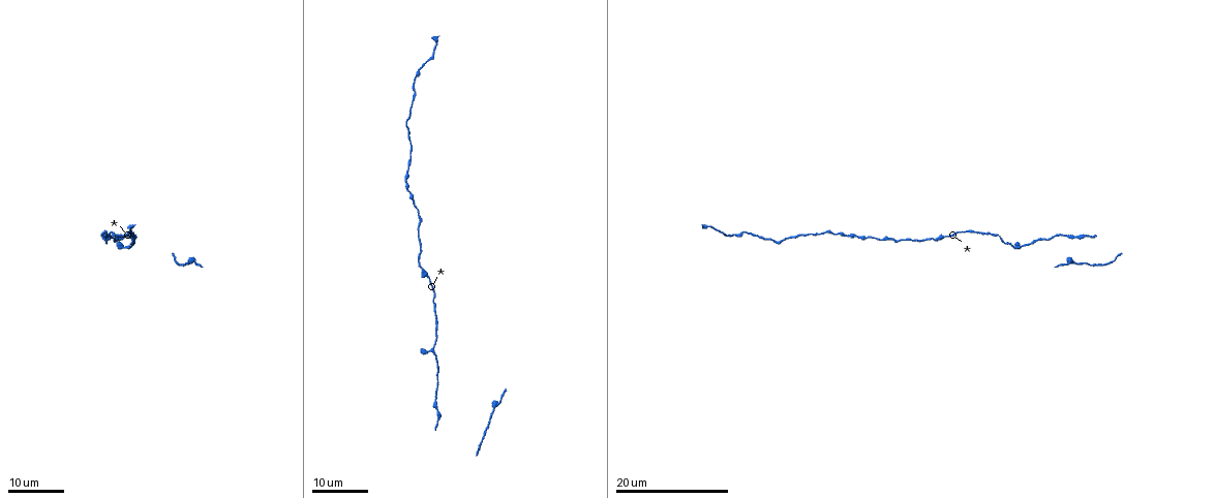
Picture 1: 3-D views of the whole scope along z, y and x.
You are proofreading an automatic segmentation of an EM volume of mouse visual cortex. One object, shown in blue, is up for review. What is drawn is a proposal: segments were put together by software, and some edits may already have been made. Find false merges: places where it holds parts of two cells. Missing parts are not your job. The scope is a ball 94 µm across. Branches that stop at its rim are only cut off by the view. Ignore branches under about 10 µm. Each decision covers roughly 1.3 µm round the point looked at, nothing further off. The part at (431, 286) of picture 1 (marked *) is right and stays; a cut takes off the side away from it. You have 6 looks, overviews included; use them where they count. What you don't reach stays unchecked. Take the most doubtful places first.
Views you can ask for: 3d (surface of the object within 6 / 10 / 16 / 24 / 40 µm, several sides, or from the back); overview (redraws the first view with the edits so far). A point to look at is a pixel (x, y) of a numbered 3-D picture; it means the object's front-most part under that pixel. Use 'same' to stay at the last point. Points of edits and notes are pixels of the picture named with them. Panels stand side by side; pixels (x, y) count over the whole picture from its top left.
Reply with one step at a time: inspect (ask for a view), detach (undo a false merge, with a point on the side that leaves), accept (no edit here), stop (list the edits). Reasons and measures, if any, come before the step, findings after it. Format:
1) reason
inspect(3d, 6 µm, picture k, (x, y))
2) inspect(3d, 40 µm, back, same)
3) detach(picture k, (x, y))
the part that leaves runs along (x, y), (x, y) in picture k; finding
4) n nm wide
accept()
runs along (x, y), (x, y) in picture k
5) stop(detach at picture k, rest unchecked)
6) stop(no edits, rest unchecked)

sudden change in width
inspect(3d, 24 µm, picture 1, (433, 354))

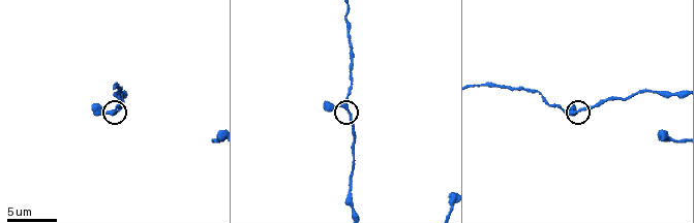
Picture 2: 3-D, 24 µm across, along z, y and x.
inspect(3d, 10 µm, picture 2, (349, 109))

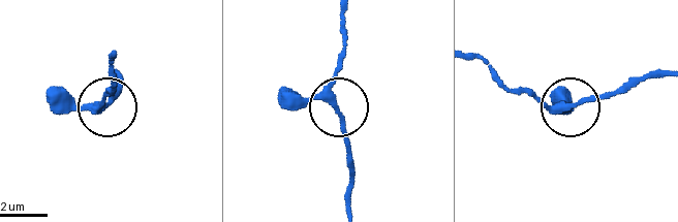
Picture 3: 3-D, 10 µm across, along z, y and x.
other side
inspect(3d, 10 µm, back, picture 3, (574, 103))

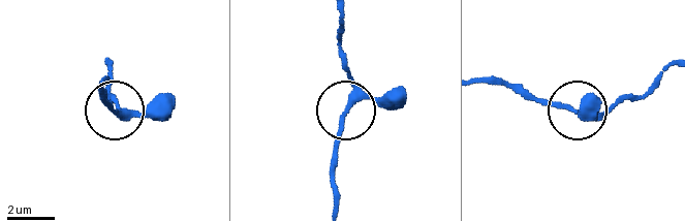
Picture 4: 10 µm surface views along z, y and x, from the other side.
accept()
runs along (110, 60), (110, 97), (122, 115), (103, 97) in picture 4; continuous, no second cell

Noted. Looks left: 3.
sudden change in width
inspect(3d, 24 µm, picture 1, (937, 239))

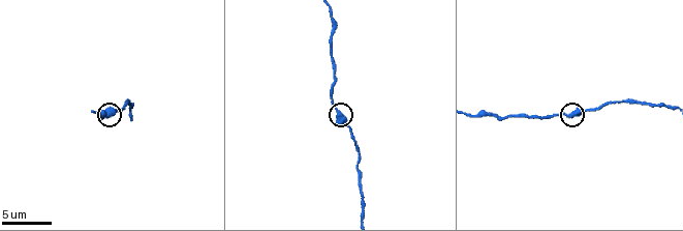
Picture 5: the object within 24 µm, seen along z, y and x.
inspect(3d, 10 µm, picture 5, (336, 110))

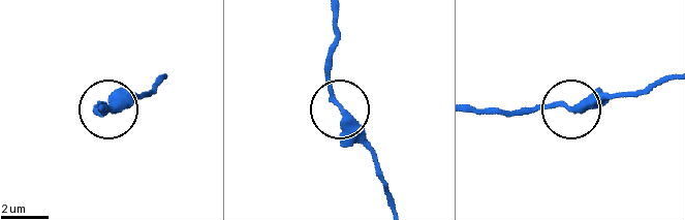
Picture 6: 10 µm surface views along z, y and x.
accept()
continuous, no second cell

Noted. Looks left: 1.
stop(no edits, rest unchecked)

